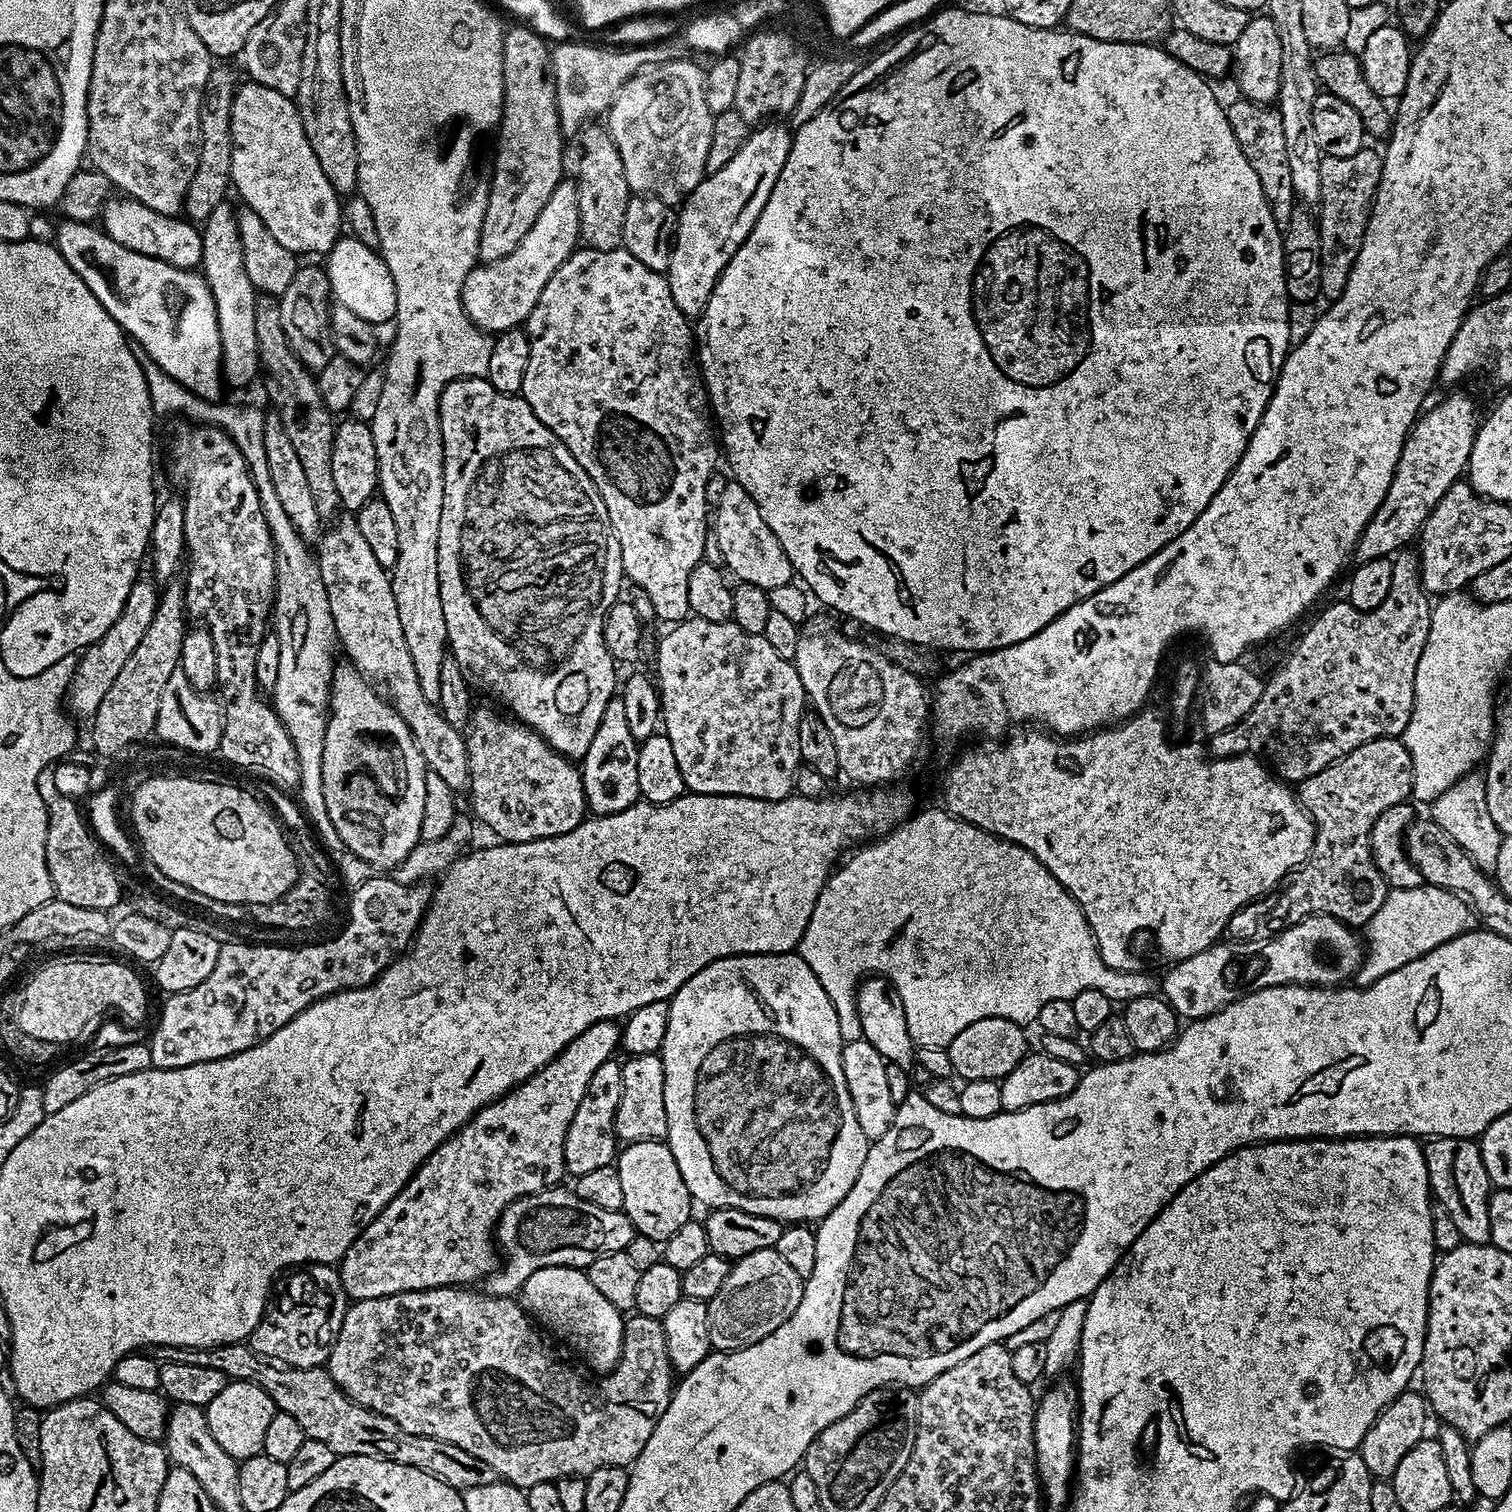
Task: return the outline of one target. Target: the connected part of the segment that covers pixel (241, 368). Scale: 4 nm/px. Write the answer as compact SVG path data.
M225 202L210 214L208 220L203 221L200 237L202 238L202 259L200 268L204 281L208 283L214 298L214 306L218 314L218 334L222 342L222 358L224 359L223 371L233 372L236 376L252 376L261 371L260 355L258 354L258 334L254 334L254 310L256 309L257 291L253 288L250 278L246 278L246 270L238 266L238 257L242 254L242 242L238 234L236 225L235 207L231 208L231 203Z

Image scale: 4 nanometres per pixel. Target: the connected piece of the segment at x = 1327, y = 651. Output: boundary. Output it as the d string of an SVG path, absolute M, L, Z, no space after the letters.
M1401 550L1395 553L1394 559L1392 560L1390 594L1386 598L1386 602L1382 602L1382 606L1374 606L1374 610L1370 610L1369 612L1358 610L1346 602L1332 604L1329 608L1322 609L1321 612L1313 618L1312 625L1301 634L1300 641L1289 650L1288 657L1273 670L1272 677L1267 677L1267 679L1264 680L1262 698L1256 703L1254 710L1250 710L1250 714L1246 714L1246 718L1242 718L1234 726L1230 726L1230 730L1211 733L1211 735L1207 737L1207 751L1216 758L1222 756L1247 755L1257 757L1263 761L1279 779L1285 782L1299 782L1306 778L1310 778L1314 774L1318 774L1318 770L1330 766L1335 760L1341 760L1343 756L1350 754L1354 750L1358 750L1358 746L1362 746L1366 742L1377 740L1383 736L1390 736L1393 738L1403 737L1406 726L1412 717L1416 667L1418 666L1418 658L1422 654L1422 646L1426 646L1426 634L1430 630L1431 617L1432 610L1430 607L1429 593L1425 592L1420 586L1417 553L1412 550Z

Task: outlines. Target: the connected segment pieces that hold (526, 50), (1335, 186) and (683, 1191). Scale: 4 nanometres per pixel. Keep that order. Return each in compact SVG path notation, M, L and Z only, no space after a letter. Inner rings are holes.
M529 26L509 27L504 33L504 45L502 46L502 78L504 79L504 105L500 111L500 122L495 129L496 136L496 161L492 164L492 189L487 189L486 214L482 218L482 230L478 238L478 254L480 260L486 264L493 264L522 238L526 238L530 226L538 214L542 214L542 206L550 202L550 194L560 183L564 172L564 143L565 137L560 130L558 118L558 106L556 105L556 83L552 73L552 53L547 39L540 36Z
M1366 146L1358 150L1358 154L1350 154L1350 158L1334 158L1325 156L1322 162L1322 194L1318 205L1318 223L1320 225L1320 296L1325 301L1337 300L1346 290L1346 282L1352 273L1354 262L1358 258L1358 250L1362 246L1362 238L1366 234L1368 219L1372 216L1372 203L1376 197L1376 191L1382 178L1382 166L1384 161L1379 151L1375 152L1372 146Z
M639 1140L621 1147L614 1166L618 1170L618 1178L622 1178L622 1210L628 1215L633 1229L639 1235L663 1242L670 1238L670 1234L674 1234L674 1230L686 1226L686 1222L693 1219L693 1198L688 1192L686 1182L682 1182L682 1170L678 1170L678 1162L674 1162L674 1154L664 1140Z

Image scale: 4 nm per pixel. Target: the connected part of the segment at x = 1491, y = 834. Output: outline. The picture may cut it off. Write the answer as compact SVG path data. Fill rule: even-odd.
M1469 774L1461 780L1451 784L1438 799L1431 801L1430 812L1431 819L1438 822L1438 826L1442 826L1442 830L1446 830L1446 834L1450 834L1450 838L1454 838L1454 842L1458 842L1458 846L1462 846L1466 850L1468 857L1486 873L1491 873L1497 861L1498 850L1502 835L1498 826L1494 824L1490 818L1489 807L1486 806L1486 790L1484 789L1484 777L1480 774Z

